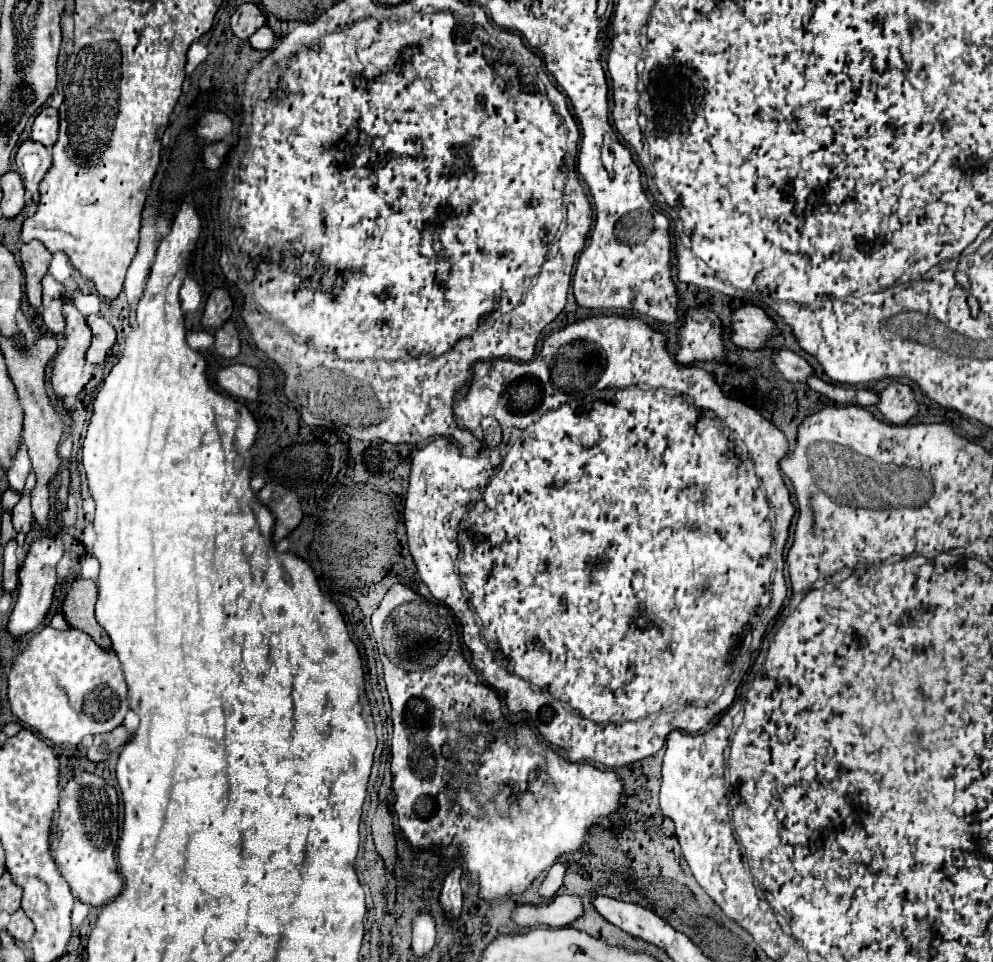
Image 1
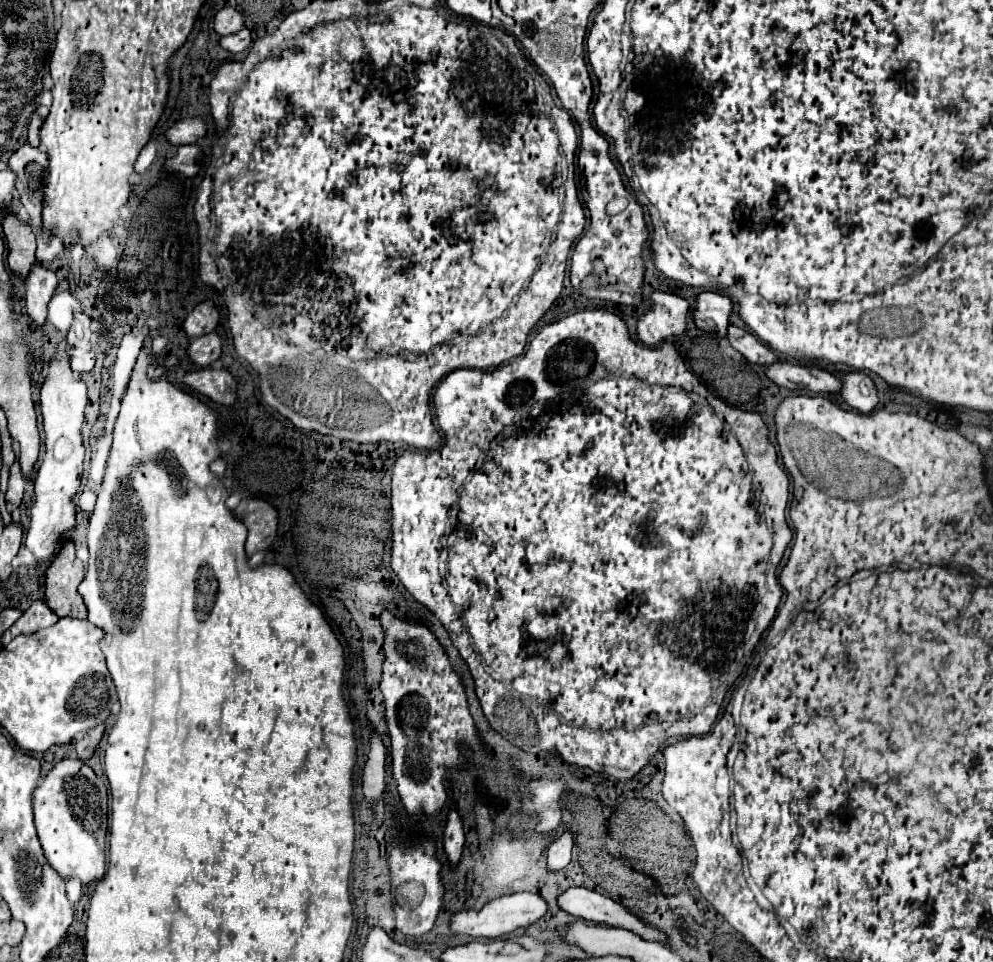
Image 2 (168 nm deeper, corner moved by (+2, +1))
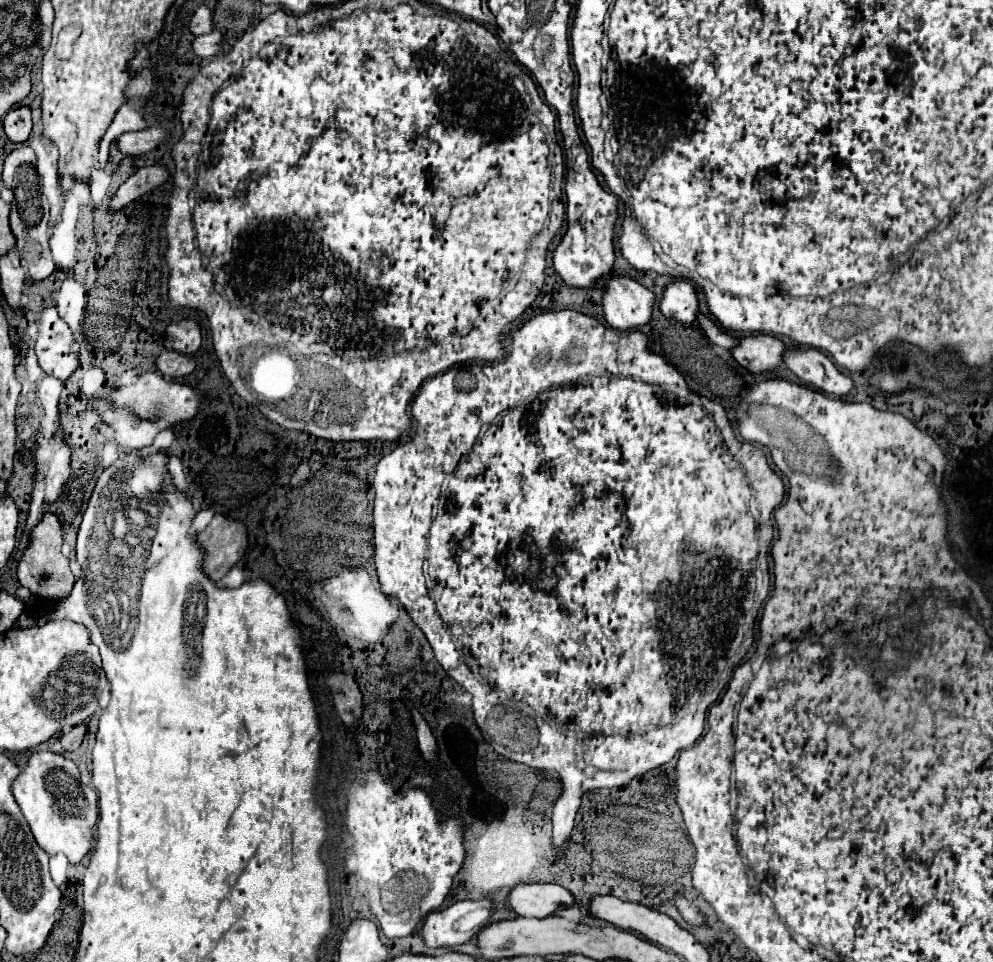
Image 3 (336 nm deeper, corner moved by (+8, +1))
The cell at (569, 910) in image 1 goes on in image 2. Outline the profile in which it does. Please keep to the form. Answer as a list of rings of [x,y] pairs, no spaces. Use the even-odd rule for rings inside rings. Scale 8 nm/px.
[[[518,892],[510,896],[500,896],[492,902],[488,902],[480,912],[472,910],[462,910],[452,916],[452,932],[454,934],[468,934],[468,936],[484,936],[484,938],[498,938],[512,934],[518,928],[532,926],[538,922],[544,914],[548,912],[548,904],[542,896],[532,894],[532,892]]]

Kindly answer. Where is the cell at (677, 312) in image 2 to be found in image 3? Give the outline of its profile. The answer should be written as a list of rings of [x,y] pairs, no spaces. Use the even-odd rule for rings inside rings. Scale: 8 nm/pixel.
[[[608,278],[604,284],[604,318],[612,328],[630,330],[650,322],[656,296],[630,278]]]

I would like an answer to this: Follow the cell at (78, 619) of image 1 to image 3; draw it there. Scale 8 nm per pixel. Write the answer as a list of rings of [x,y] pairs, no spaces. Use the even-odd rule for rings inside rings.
[[[46,512],[42,520],[28,532],[28,546],[18,562],[18,582],[32,590],[34,594],[40,594],[44,600],[62,600],[70,594],[74,586],[74,576],[68,570],[68,558],[60,552],[62,546],[62,524],[58,522],[56,514]],[[42,578],[48,580],[42,580]]]

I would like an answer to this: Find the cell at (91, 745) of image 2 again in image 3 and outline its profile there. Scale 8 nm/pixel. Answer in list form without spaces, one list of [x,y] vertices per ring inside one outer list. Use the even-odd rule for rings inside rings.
[[[78,724],[74,728],[70,728],[66,734],[60,736],[60,742],[62,742],[62,748],[64,750],[76,750],[80,744],[82,744],[82,738],[86,734],[86,726],[84,724]]]

